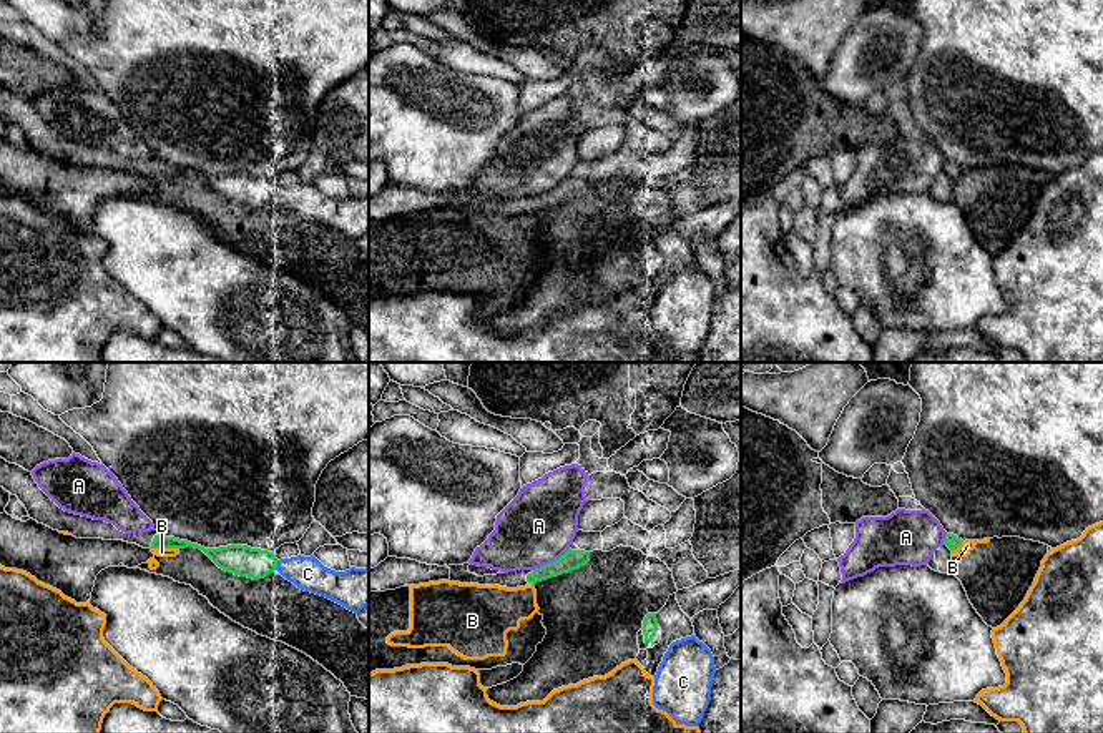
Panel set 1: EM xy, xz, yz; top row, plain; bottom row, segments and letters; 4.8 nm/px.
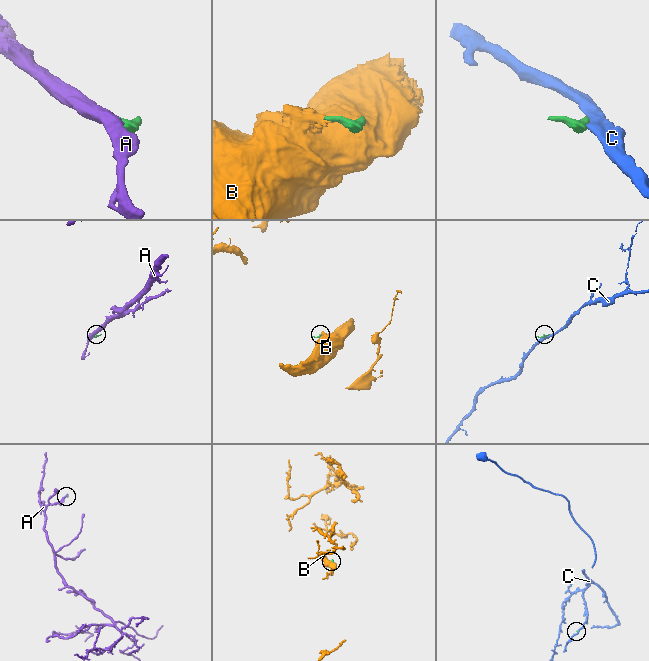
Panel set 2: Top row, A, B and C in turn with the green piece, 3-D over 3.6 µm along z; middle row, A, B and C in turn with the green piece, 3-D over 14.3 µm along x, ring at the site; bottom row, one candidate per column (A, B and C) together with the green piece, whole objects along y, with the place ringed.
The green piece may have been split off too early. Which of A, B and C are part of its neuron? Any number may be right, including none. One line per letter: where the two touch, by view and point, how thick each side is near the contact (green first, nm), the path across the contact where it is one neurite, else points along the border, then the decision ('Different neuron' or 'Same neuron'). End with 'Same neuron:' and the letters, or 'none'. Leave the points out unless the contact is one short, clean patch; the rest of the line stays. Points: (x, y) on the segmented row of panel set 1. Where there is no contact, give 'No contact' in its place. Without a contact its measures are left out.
A: Touches green at xz (552, 562). Thickness 100 nm (green) against 360 nm. Different neuron
B: Touches green at xy (165, 547). Thickness 60 nm (green) against 50 nm. Boundary: xy (151, 547), (178, 549). Different neuron
C: Touches green at xy (276, 565). Thickness 150 nm (green) against 160 nm. Different neuron
Same neuron: none

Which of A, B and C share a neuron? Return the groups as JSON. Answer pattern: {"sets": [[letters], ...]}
{"sets": [["A"], ["B"], ["C"]]}

